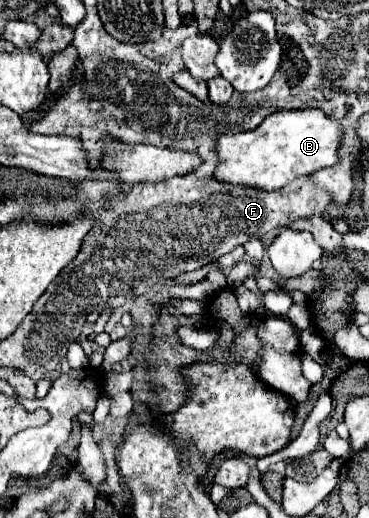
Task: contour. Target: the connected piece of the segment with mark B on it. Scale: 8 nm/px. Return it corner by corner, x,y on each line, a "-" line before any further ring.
320,109
276,111
266,117
256,129
236,135
218,137
218,167
216,179
232,185
260,187
274,191
288,185
300,175
312,175
318,169
332,167
340,161
340,141
344,131
340,123

